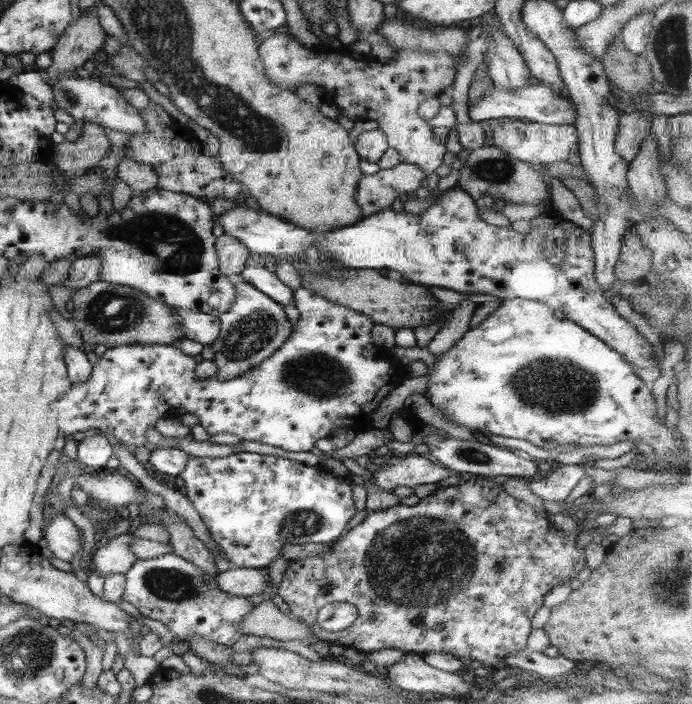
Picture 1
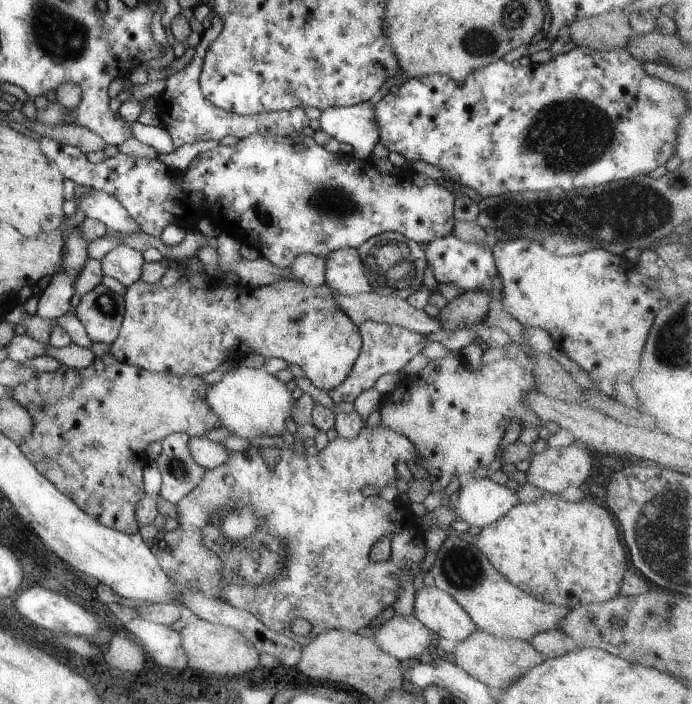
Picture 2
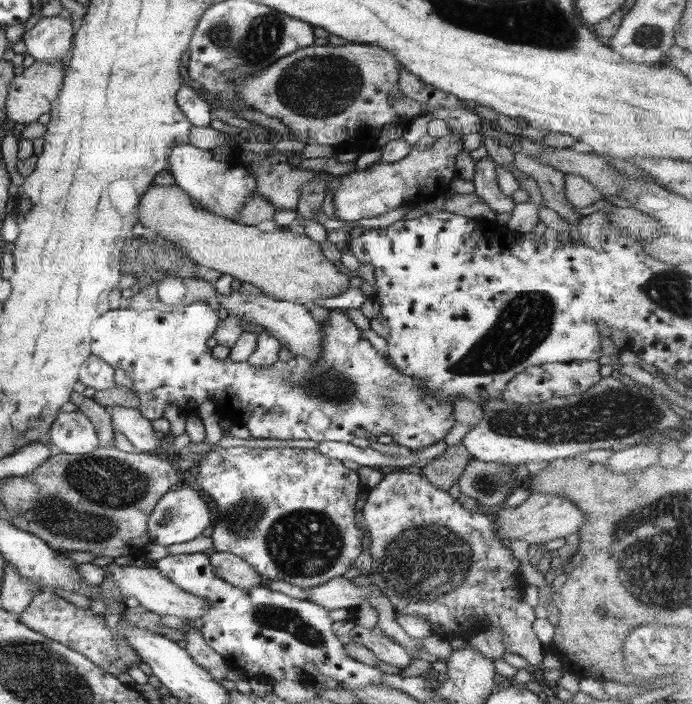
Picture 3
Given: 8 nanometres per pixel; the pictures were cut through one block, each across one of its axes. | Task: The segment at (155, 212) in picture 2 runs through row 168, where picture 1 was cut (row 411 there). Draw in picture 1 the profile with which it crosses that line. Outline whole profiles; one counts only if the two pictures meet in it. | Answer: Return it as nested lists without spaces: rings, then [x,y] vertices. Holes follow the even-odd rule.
[[[299,287],[293,291],[293,299],[296,308],[300,312],[300,318],[293,326],[293,332],[288,337],[288,340],[280,346],[269,358],[266,358],[258,367],[252,371],[245,372],[243,376],[234,378],[233,380],[226,380],[220,382],[216,378],[206,378],[206,380],[196,380],[196,360],[192,356],[186,356],[182,350],[179,350],[177,345],[125,345],[108,348],[99,360],[93,365],[93,373],[90,374],[90,379],[84,383],[76,383],[70,385],[70,389],[64,391],[64,395],[58,399],[58,415],[57,425],[59,429],[66,435],[72,435],[75,432],[84,432],[85,430],[98,430],[109,437],[111,440],[124,442],[129,448],[139,446],[139,444],[148,445],[146,440],[146,432],[148,428],[152,428],[157,424],[158,420],[163,416],[171,415],[172,410],[177,408],[184,408],[187,413],[198,417],[199,424],[201,424],[206,432],[210,434],[228,433],[237,436],[240,440],[254,440],[254,442],[264,442],[270,446],[277,446],[290,452],[309,452],[314,448],[317,440],[320,438],[327,438],[329,432],[335,428],[351,428],[353,429],[358,420],[360,420],[360,430],[372,428],[370,416],[374,414],[375,409],[380,406],[380,403],[389,396],[390,392],[395,389],[407,377],[406,366],[401,363],[393,361],[391,352],[388,349],[376,348],[372,344],[372,326],[374,322],[367,315],[358,313],[347,306],[340,306],[335,302],[326,300],[323,296],[312,292],[309,288]]]

